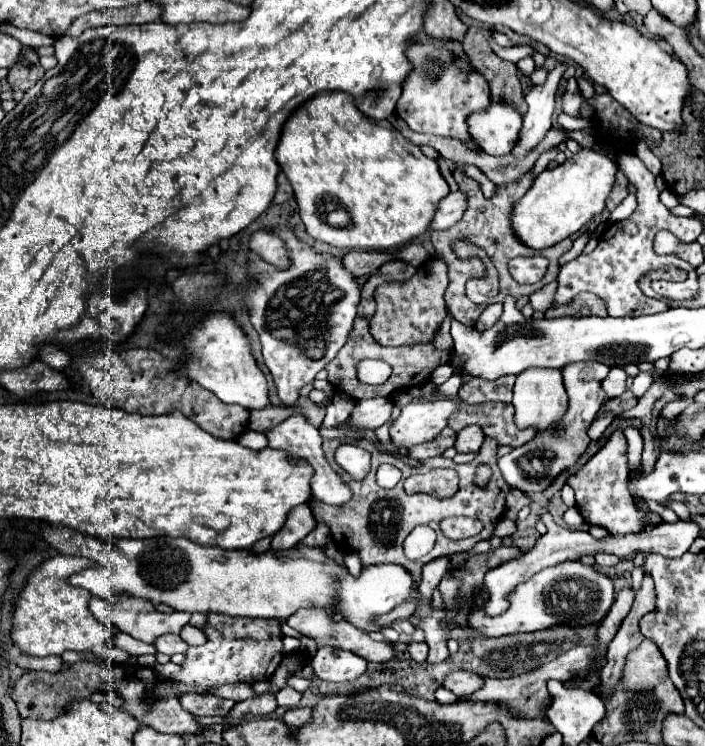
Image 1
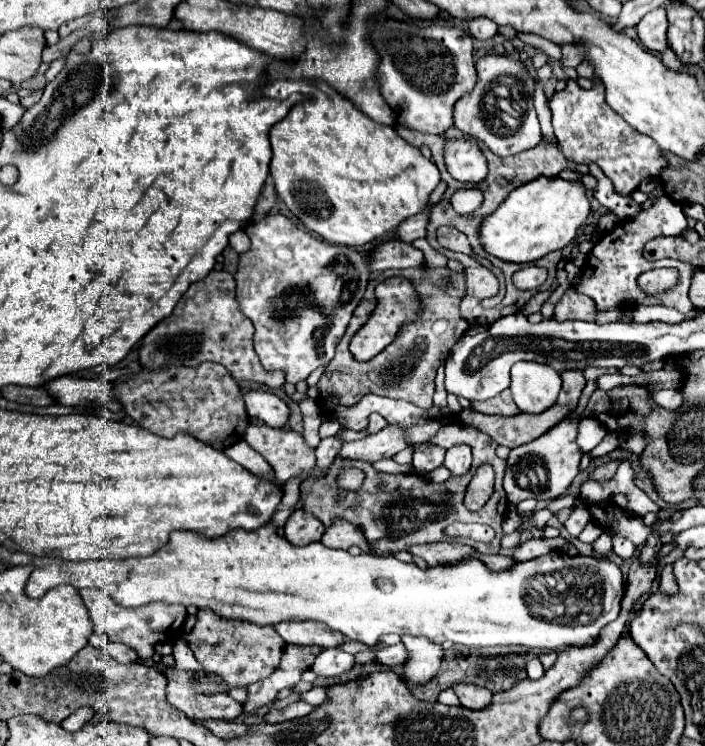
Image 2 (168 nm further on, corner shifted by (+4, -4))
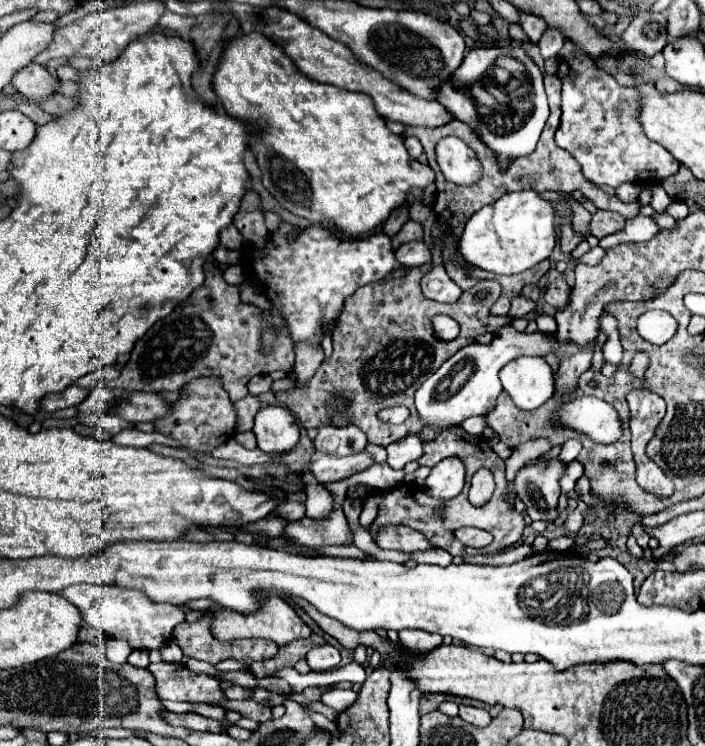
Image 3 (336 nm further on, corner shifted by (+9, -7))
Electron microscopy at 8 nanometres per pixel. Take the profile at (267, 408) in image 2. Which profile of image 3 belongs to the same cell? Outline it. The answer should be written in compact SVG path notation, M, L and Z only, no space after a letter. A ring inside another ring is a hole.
M263 406L255 416L253 432L257 446L265 452L283 454L295 448L299 440L299 424L285 406Z

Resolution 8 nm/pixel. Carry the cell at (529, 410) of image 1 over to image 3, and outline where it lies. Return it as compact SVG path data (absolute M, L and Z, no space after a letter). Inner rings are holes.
M521 356L509 362L501 372L503 390L511 396L515 406L521 410L535 410L545 404L553 388L553 370L543 358Z

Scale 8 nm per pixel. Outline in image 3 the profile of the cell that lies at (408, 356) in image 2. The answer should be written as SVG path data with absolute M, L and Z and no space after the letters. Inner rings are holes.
M427 262L407 270L399 278L387 276L379 282L365 284L345 300L345 312L333 330L333 356L321 364L317 374L309 380L307 388L277 392L277 400L297 416L303 428L321 428L325 424L337 426L337 420L341 420L341 426L353 424L367 434L369 442L381 446L387 446L405 434L415 432L415 424L421 430L421 418L413 404L415 390L451 356L451 352L457 352L457 348L475 342L477 334L493 334L497 328L501 328L501 324L511 322L509 316L491 316L489 312L489 300L497 300L501 296L501 284L497 280L479 280L477 286L463 292L455 304L439 304L435 300L427 300L421 294L419 282L431 268L433 262ZM479 290L489 292L483 302L475 300ZM437 314L447 314L461 326L461 334L453 342L439 340L433 334L431 318ZM349 388L351 404L341 412L331 410L329 404L335 398L349 400ZM401 404L411 410L409 420L405 420L401 428L377 420L377 412L381 408Z

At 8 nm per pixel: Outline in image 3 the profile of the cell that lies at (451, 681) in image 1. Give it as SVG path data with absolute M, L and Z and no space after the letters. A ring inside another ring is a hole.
M463 704L459 706L459 716L473 726L487 726L491 722L491 716L489 716L487 710L473 708L473 706L463 706Z

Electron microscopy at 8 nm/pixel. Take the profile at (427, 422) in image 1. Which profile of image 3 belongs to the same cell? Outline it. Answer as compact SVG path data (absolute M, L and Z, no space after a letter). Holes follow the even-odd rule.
M367 450L351 454L351 456L329 456L329 454L319 454L313 458L311 472L321 484L327 482L337 482L343 478L349 478L355 472L363 472L373 464L373 458Z

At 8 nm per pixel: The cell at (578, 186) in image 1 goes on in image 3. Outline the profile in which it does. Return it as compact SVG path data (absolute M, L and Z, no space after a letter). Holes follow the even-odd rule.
M511 192L497 202L483 206L475 212L463 230L463 242L459 242L461 254L467 262L495 272L495 274L519 274L533 268L541 260L549 258L555 242L555 204L539 196L539 192Z

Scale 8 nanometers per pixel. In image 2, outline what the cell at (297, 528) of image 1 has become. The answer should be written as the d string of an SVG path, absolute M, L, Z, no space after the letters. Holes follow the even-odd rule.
M296 509L284 525L284 537L292 545L308 545L320 541L324 529L326 527L322 525L322 521L318 521L312 513L306 513L304 509Z

